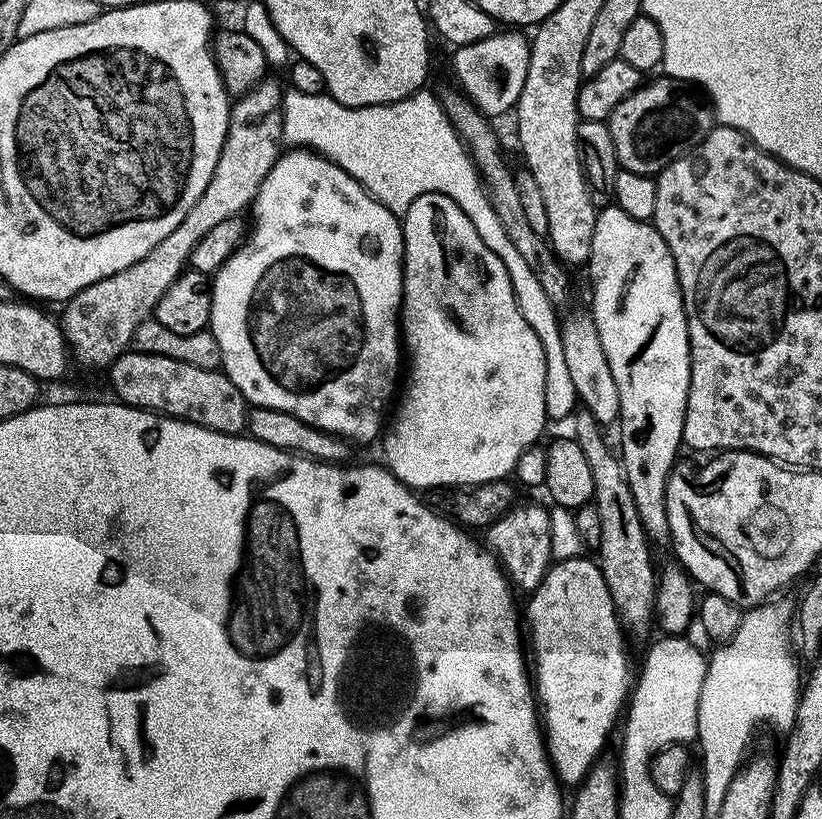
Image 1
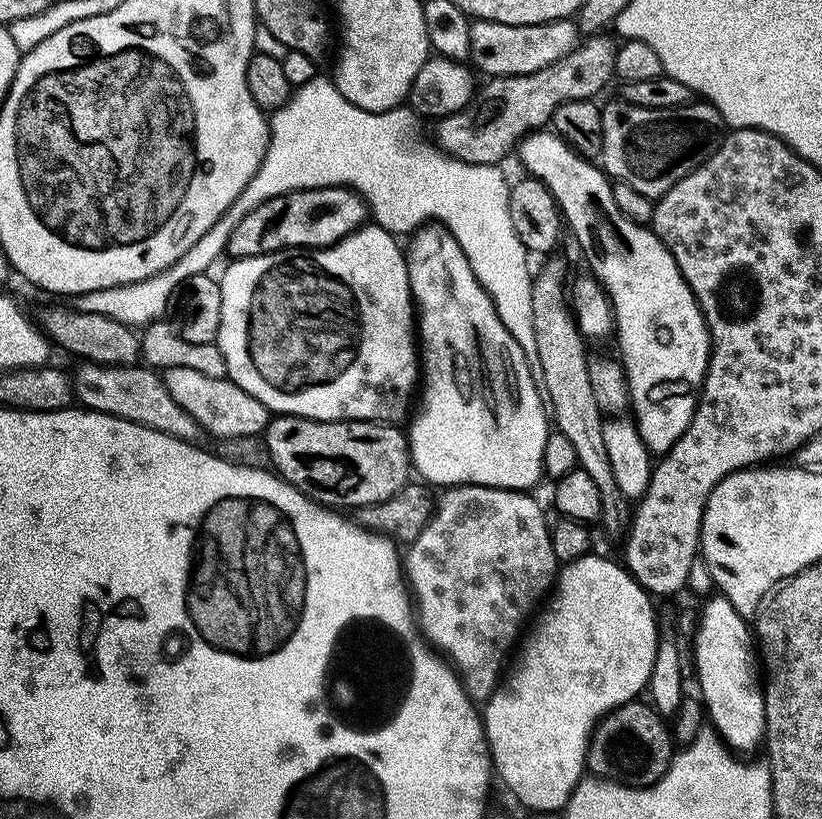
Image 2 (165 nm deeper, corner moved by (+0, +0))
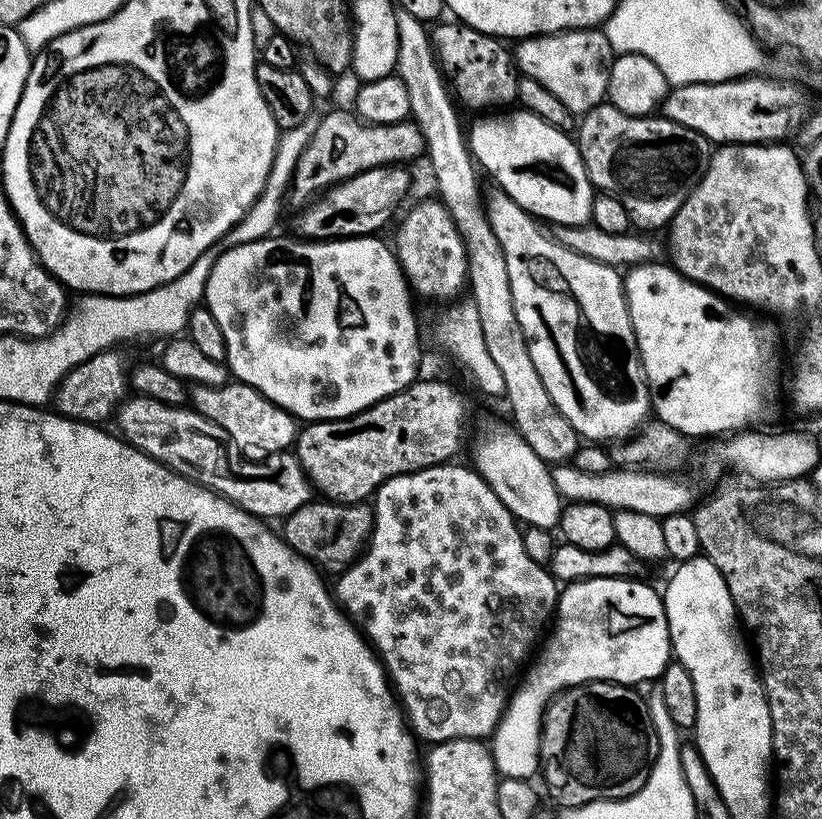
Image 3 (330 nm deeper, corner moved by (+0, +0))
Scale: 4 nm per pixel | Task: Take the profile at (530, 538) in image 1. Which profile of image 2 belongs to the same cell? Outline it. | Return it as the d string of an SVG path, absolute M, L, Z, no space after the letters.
M458 484L445 487L441 492L444 493L435 497L427 526L407 545L408 553L403 553L402 572L414 601L420 635L437 653L447 657L473 701L484 702L501 679L504 655L513 651L525 627L524 619L533 615L532 607L539 605L553 587L558 561L544 508L527 491Z

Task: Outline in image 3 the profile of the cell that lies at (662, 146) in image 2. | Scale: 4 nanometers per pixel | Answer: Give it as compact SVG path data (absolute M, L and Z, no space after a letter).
M607 102L583 113L581 120L584 121L574 132L574 139L593 189L619 196L637 229L663 229L688 199L701 175L701 141L692 138L688 144L688 129L663 115L631 116Z

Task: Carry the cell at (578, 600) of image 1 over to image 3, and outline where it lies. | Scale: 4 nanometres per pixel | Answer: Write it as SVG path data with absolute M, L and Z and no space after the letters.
M611 576L610 578L590 578L573 580L563 585L556 601L554 623L539 649L538 655L527 665L522 679L515 685L508 698L502 718L490 737L490 751L496 763L497 773L501 777L535 777L540 767L540 731L544 725L544 712L548 704L560 692L579 684L589 684L595 680L606 680L609 684L627 684L640 686L643 680L659 681L664 668L673 655L672 640L668 636L666 610L659 591L656 592L640 578Z

